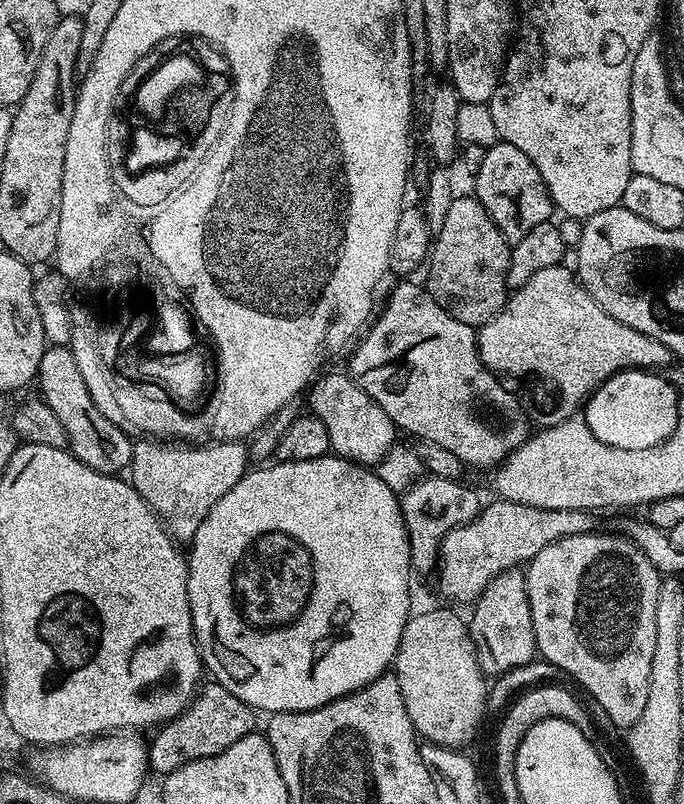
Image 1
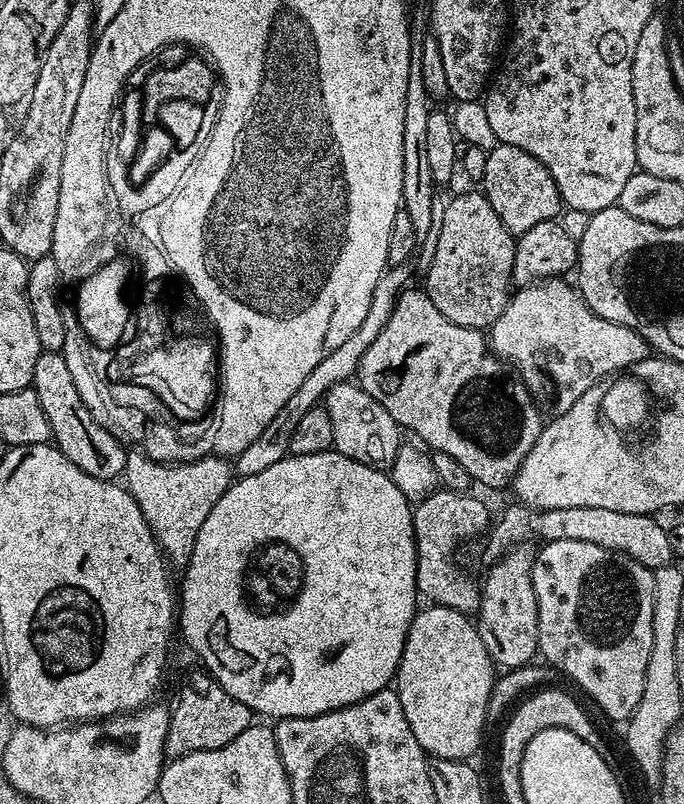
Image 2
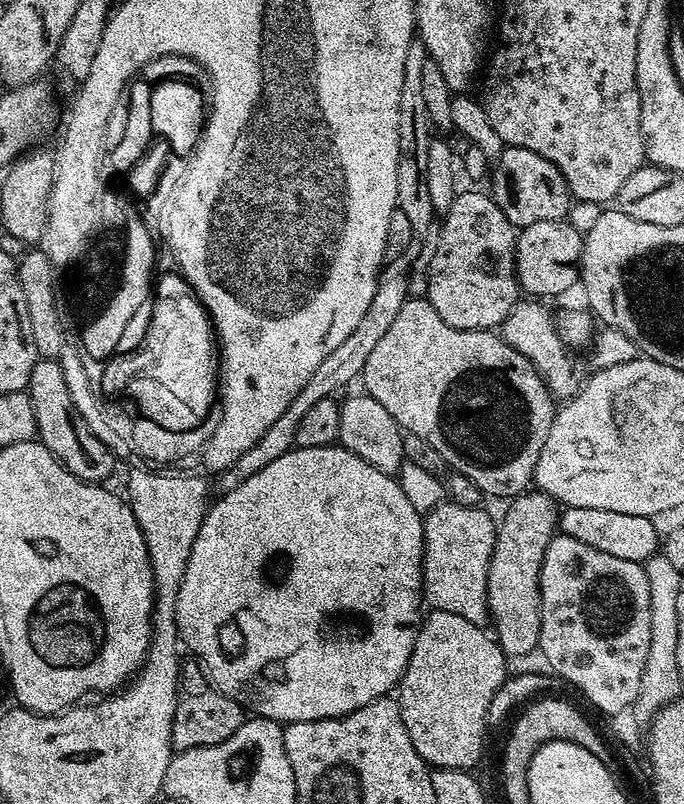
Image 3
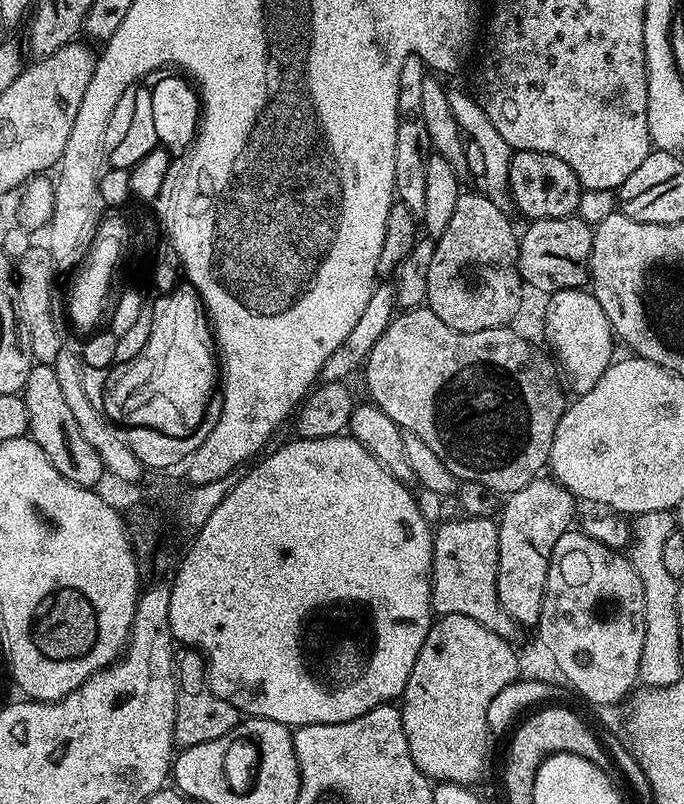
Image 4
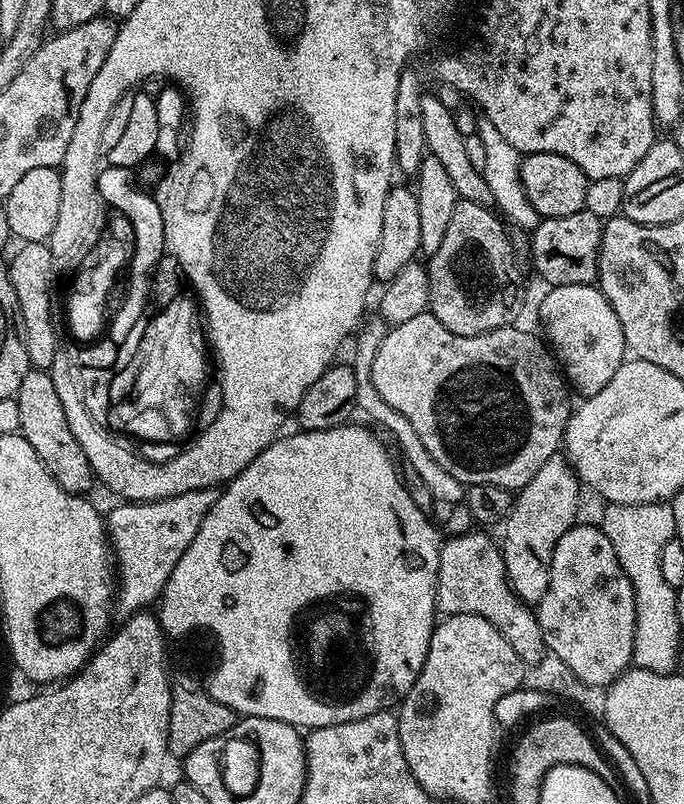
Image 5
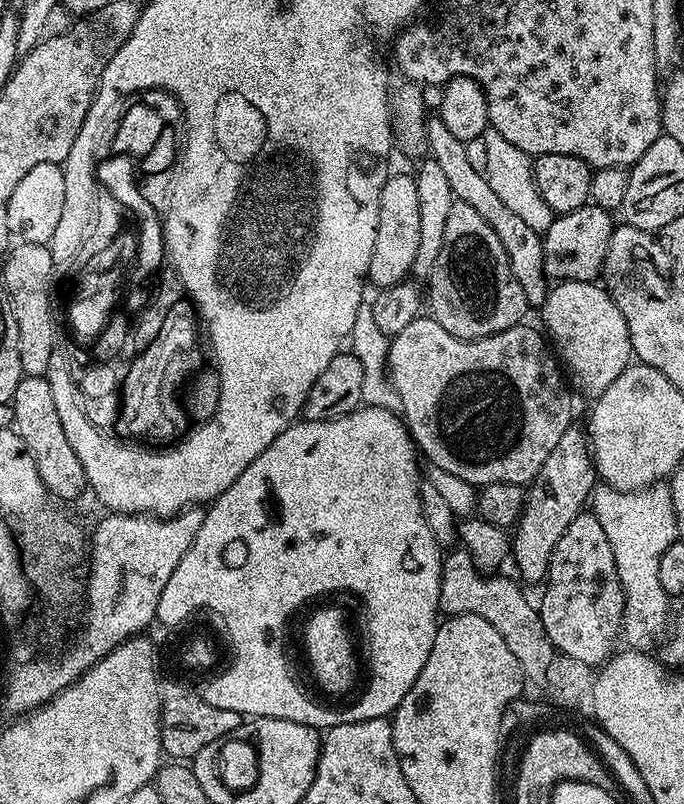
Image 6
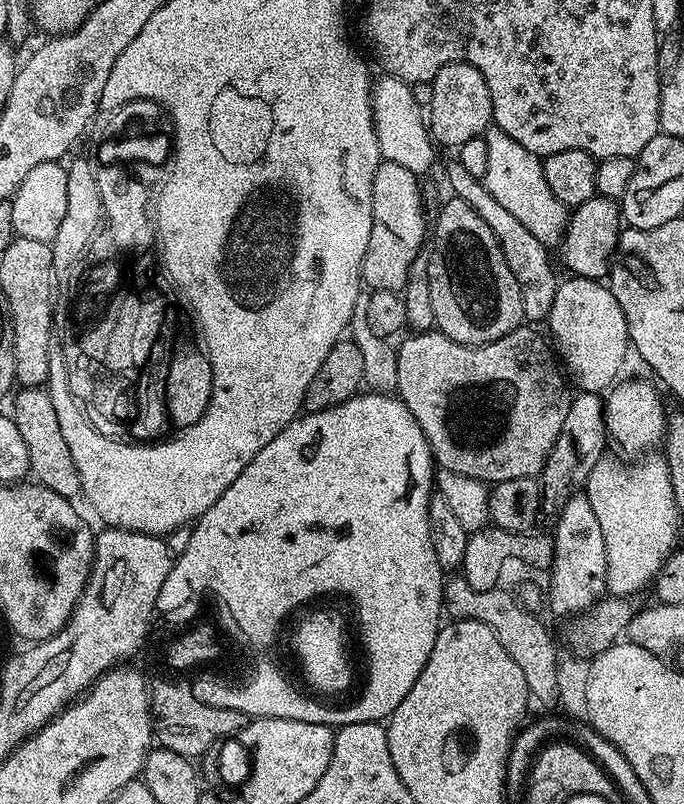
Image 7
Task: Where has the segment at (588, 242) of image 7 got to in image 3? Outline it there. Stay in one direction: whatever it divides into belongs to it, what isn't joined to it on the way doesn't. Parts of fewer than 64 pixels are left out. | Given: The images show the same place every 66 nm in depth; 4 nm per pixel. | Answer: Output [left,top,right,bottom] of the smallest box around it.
[516,219,583,298]

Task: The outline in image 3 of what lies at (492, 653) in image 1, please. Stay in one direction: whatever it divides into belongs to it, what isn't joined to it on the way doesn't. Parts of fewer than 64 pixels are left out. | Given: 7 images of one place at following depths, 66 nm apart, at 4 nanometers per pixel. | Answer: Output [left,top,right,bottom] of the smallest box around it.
[486,490,561,658]

